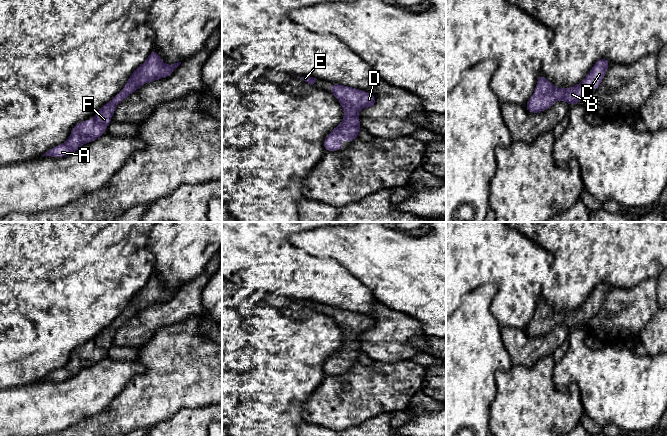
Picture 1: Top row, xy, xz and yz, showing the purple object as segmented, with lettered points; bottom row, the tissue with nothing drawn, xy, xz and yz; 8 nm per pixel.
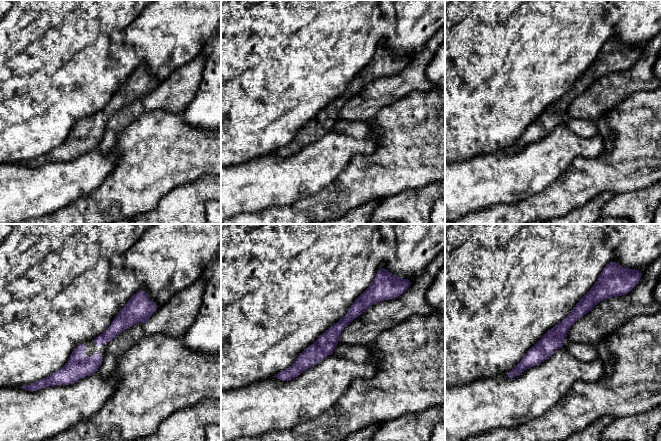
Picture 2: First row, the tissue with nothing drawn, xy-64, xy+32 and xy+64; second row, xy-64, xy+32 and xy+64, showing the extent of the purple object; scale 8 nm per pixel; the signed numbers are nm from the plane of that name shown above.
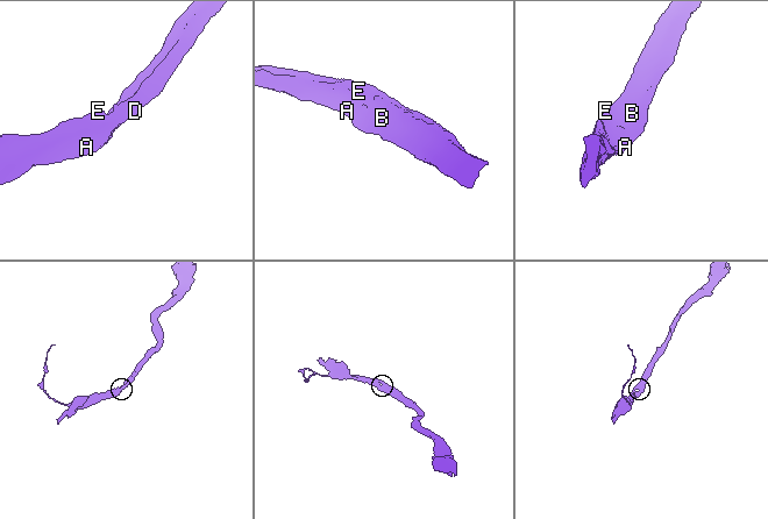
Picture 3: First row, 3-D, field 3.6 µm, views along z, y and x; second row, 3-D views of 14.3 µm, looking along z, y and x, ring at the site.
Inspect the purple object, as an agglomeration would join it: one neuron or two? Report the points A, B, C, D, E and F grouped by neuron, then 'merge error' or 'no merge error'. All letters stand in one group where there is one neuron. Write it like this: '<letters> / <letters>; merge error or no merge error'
A B C D E F; no merge error

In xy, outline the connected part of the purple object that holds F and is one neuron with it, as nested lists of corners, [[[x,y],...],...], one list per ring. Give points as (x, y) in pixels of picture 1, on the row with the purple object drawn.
[[[153,50],[127,80],[124,88],[110,102],[103,105],[91,120],[77,123],[69,138],[61,145],[48,150],[43,156],[65,157],[76,152],[83,144],[91,143],[102,136],[112,120],[116,106],[147,82],[167,78],[181,62],[166,65],[156,50]]]

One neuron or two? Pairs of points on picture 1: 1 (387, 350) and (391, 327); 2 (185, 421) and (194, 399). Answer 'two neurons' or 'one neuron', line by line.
1: one neuron
2: two neurons

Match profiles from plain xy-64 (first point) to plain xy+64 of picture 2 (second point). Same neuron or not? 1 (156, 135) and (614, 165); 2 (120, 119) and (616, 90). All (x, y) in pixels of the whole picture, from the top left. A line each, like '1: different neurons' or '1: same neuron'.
1: same neuron
2: same neuron

